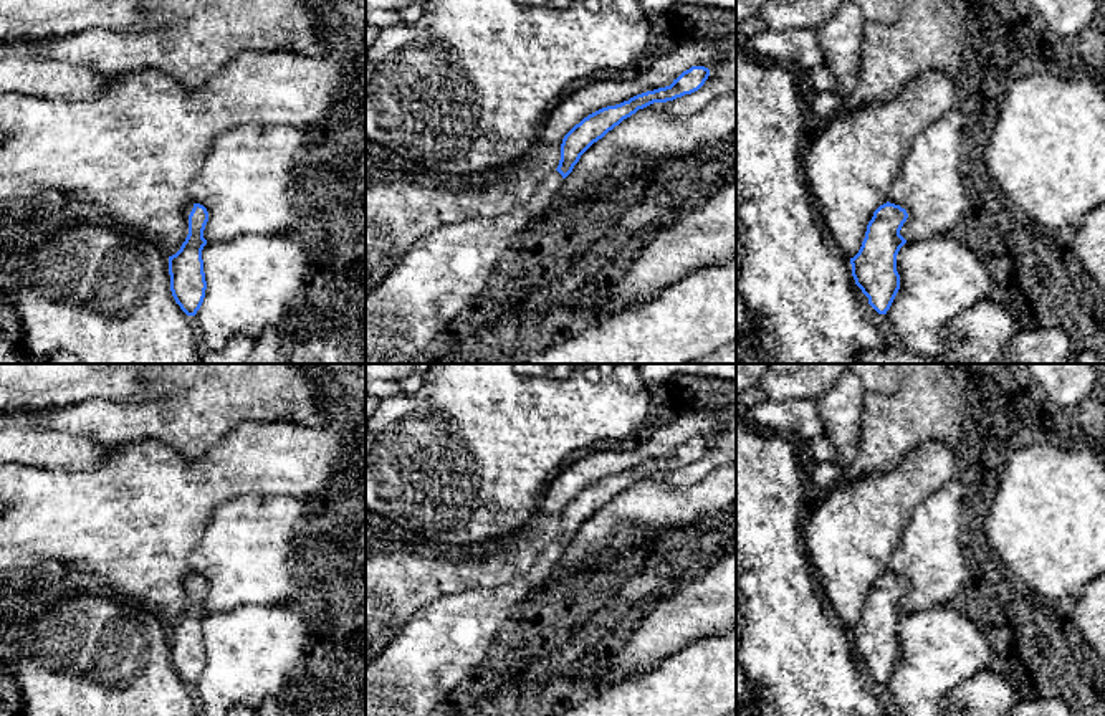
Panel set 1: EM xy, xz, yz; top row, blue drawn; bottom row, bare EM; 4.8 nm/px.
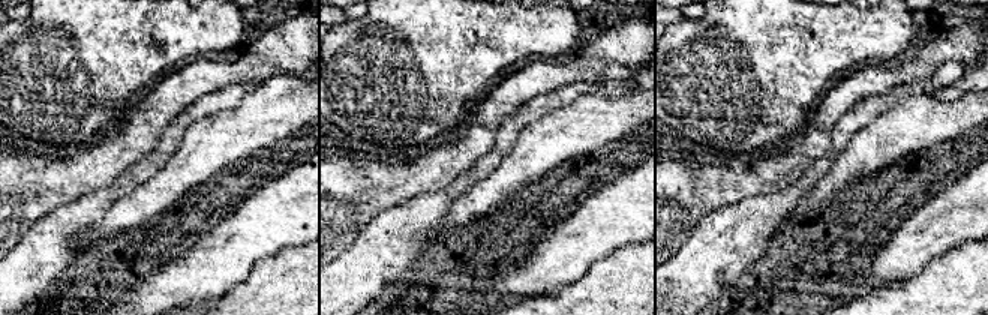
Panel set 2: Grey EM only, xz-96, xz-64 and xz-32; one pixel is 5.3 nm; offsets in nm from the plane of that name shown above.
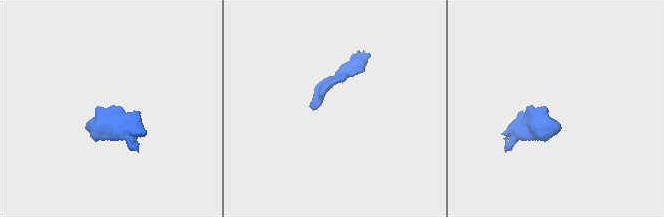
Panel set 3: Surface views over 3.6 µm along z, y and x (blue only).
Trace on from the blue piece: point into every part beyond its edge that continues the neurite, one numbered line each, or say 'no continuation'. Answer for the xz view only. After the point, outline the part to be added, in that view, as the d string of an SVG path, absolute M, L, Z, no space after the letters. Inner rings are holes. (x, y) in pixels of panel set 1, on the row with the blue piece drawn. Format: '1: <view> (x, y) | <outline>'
1: xz (435, 280) | M552 170L511 202L506 212L442 227L414 243L384 281L366 294L366 364L404 364L462 316L486 288L513 241L548 213L562 182L562 175Z

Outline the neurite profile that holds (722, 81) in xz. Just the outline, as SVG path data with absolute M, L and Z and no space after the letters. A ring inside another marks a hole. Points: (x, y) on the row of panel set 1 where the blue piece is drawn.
M736 45L725 50L723 60L710 71L705 84L682 98L667 103L653 103L648 107L662 111L673 117L688 117L698 112L715 98L736 93Z

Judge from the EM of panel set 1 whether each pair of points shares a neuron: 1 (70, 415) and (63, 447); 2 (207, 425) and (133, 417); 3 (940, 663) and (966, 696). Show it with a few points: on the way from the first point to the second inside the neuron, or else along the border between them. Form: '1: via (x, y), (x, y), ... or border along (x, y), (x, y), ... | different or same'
1: border along (48, 409), (47, 422), (52, 427), (103, 445) | different
2: via (189, 422), (151, 420) | same
3: border along (985, 668), (958, 683), (942, 698) | different

